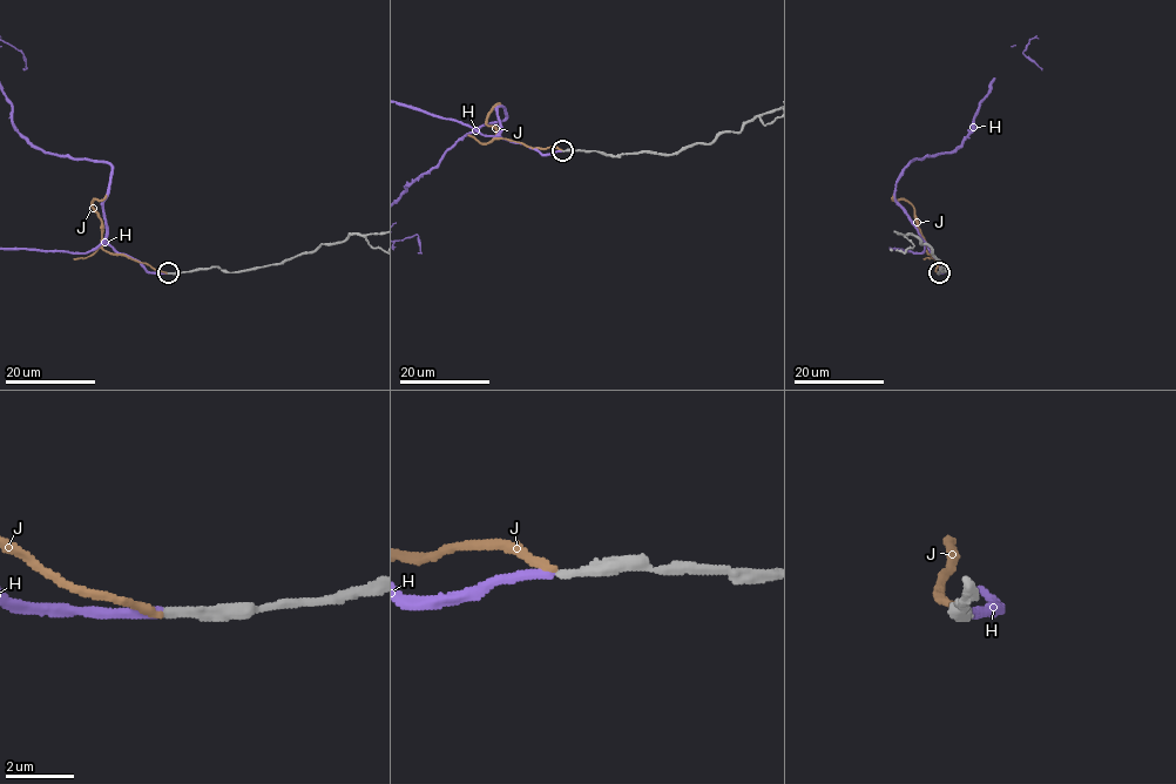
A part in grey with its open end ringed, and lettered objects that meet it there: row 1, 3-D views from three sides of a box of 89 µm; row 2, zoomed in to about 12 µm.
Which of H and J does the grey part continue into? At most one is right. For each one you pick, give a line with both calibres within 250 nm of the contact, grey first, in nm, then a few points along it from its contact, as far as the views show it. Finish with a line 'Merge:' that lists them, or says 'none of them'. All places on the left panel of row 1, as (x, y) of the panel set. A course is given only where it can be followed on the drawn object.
H: 280/260 nm
Merge: H

